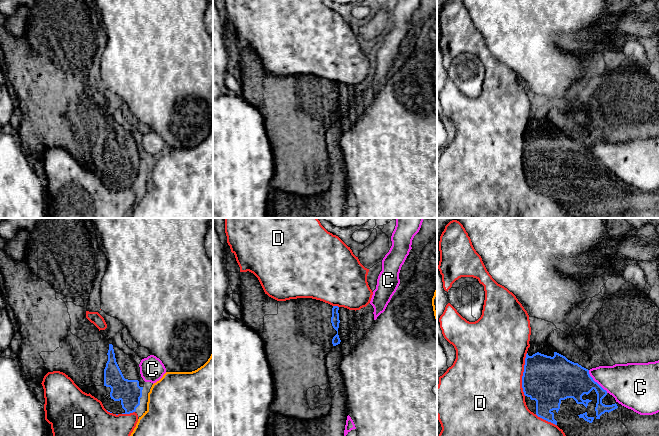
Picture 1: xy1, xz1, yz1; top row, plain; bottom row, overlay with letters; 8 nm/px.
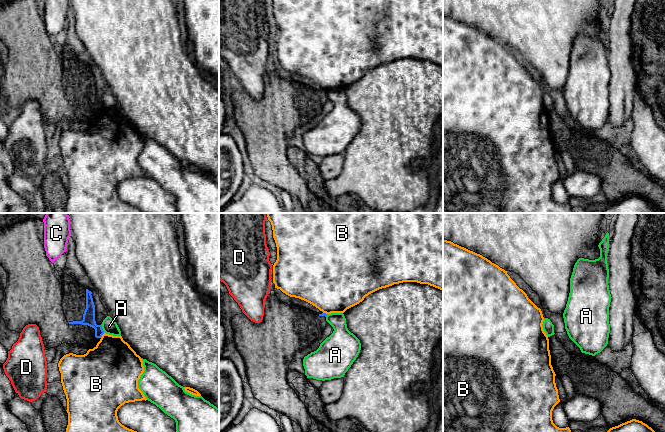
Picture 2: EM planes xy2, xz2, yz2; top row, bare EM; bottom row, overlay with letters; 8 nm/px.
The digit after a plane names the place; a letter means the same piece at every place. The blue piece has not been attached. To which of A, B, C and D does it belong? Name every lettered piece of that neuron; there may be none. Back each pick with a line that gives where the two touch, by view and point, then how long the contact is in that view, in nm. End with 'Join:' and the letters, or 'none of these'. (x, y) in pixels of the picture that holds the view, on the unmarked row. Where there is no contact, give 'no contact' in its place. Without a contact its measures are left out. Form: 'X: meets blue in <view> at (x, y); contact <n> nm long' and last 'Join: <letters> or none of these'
Join: none of these

